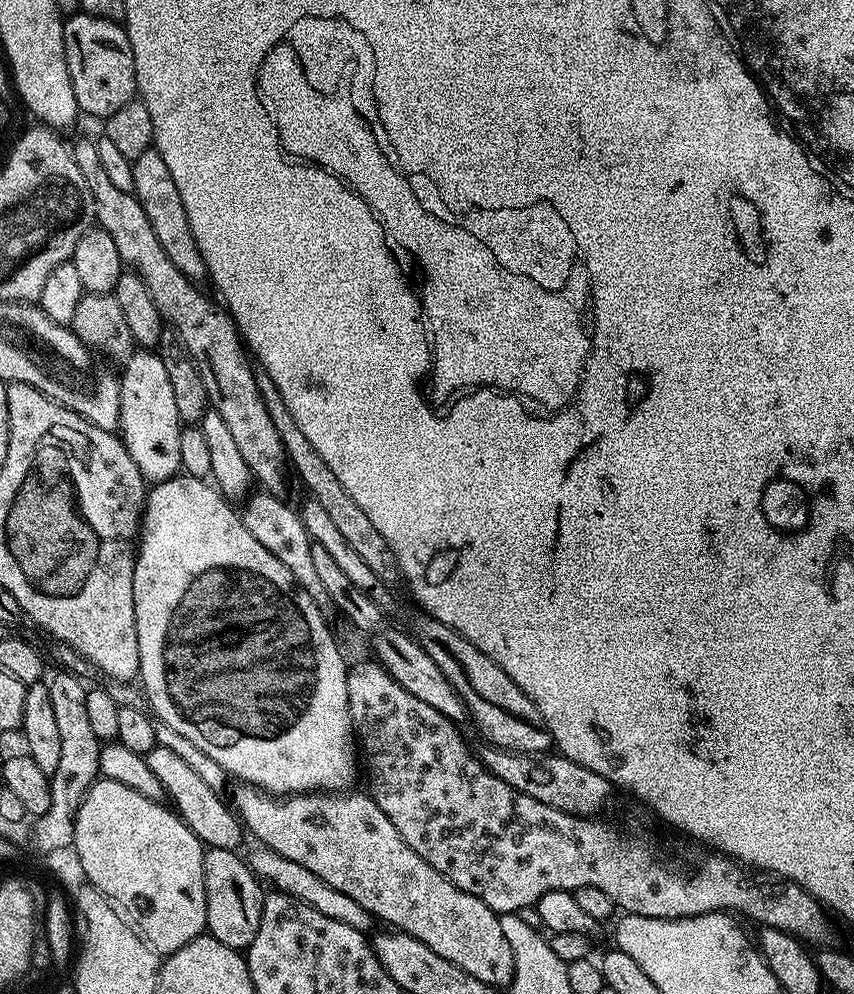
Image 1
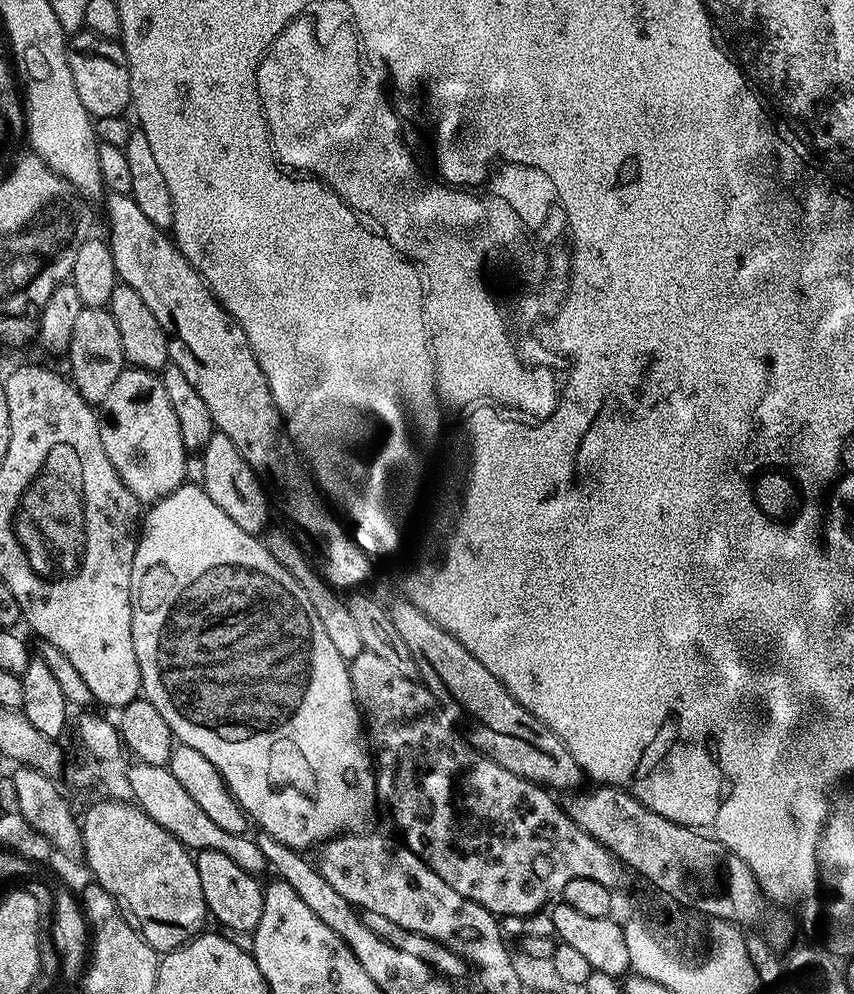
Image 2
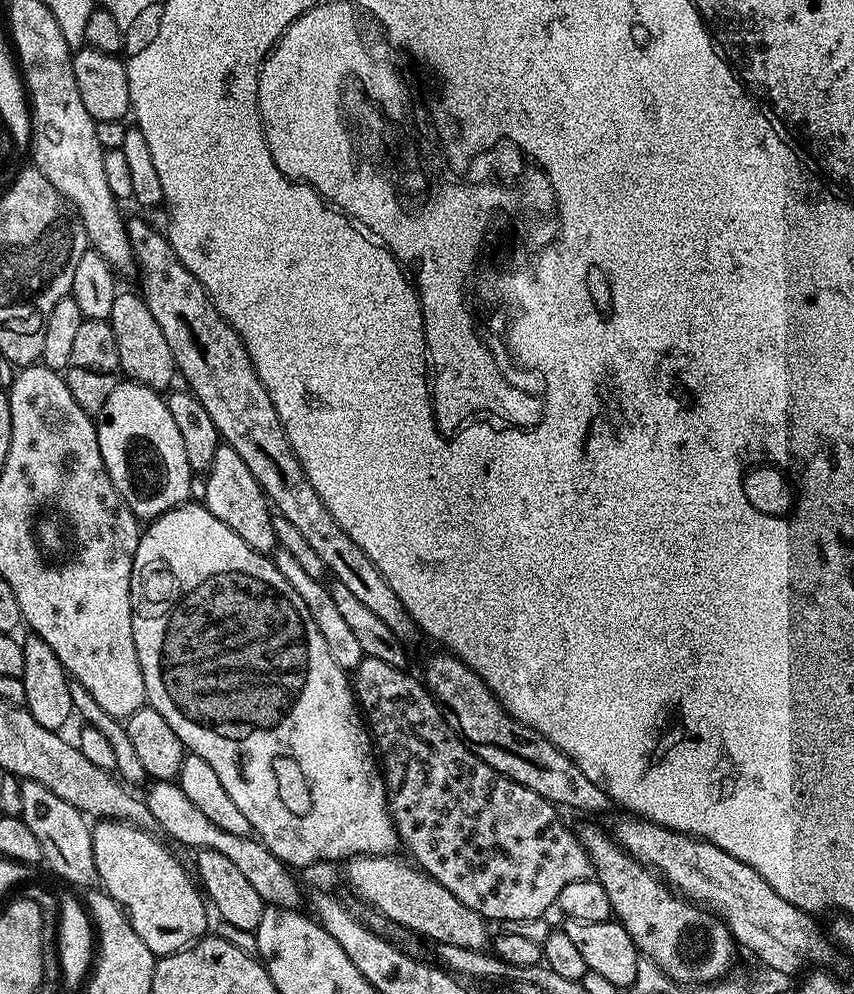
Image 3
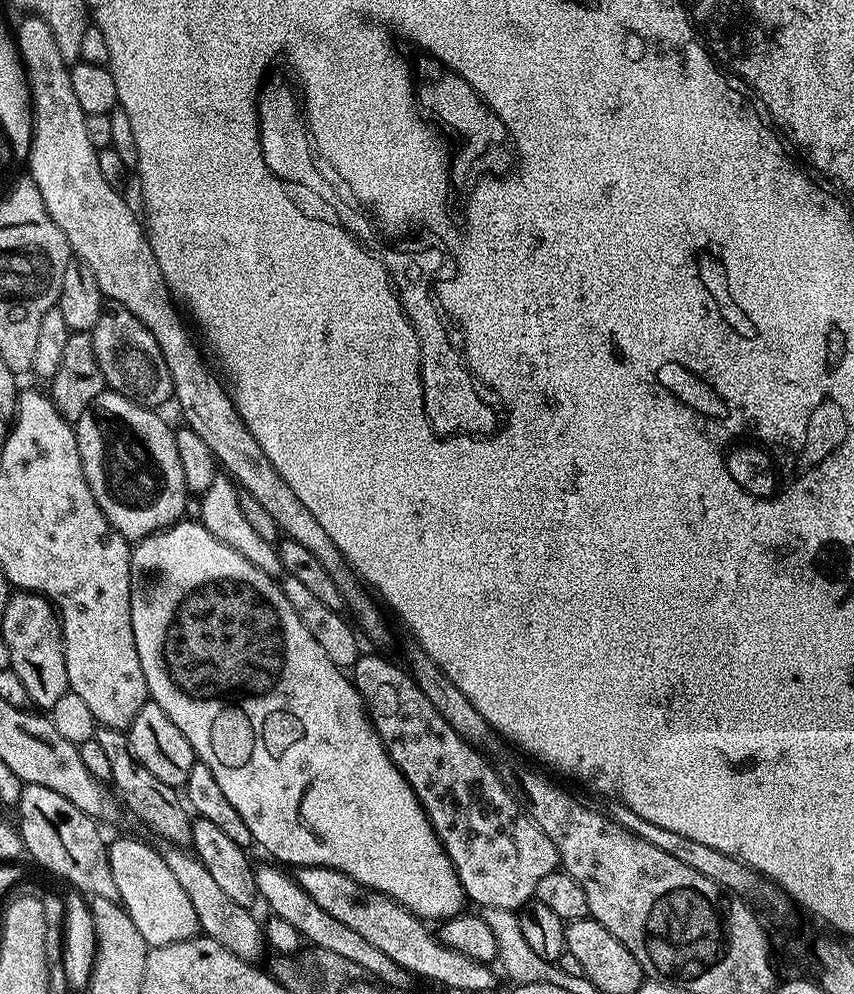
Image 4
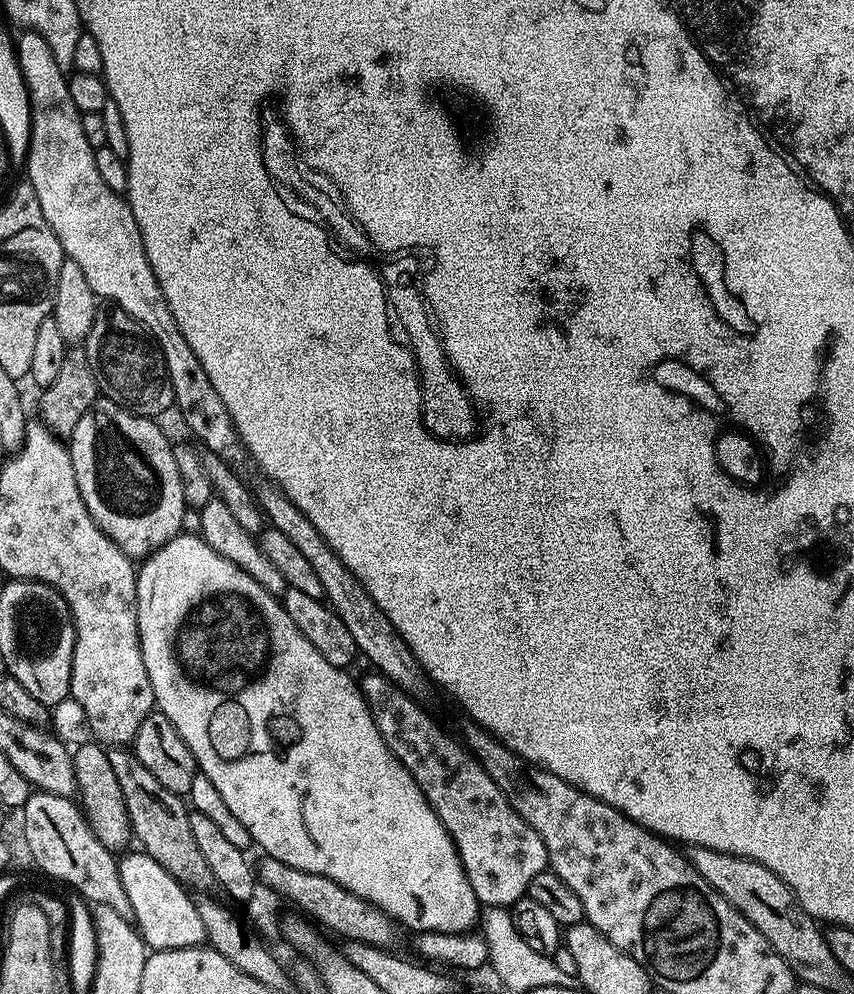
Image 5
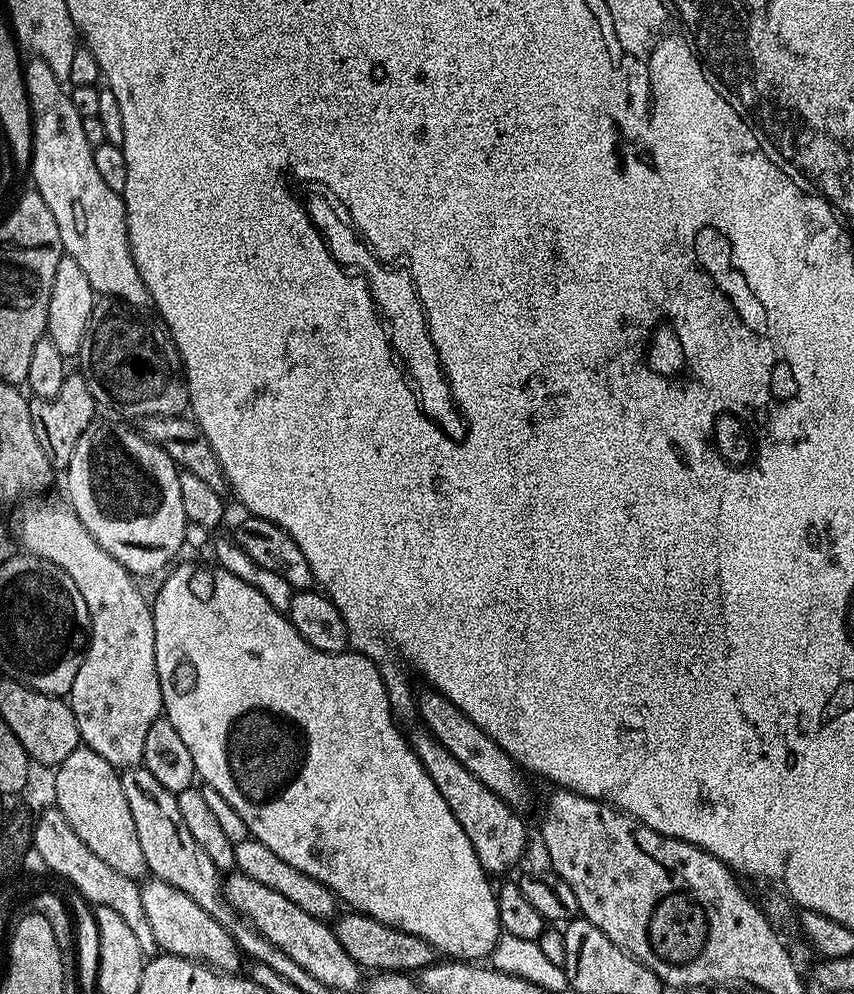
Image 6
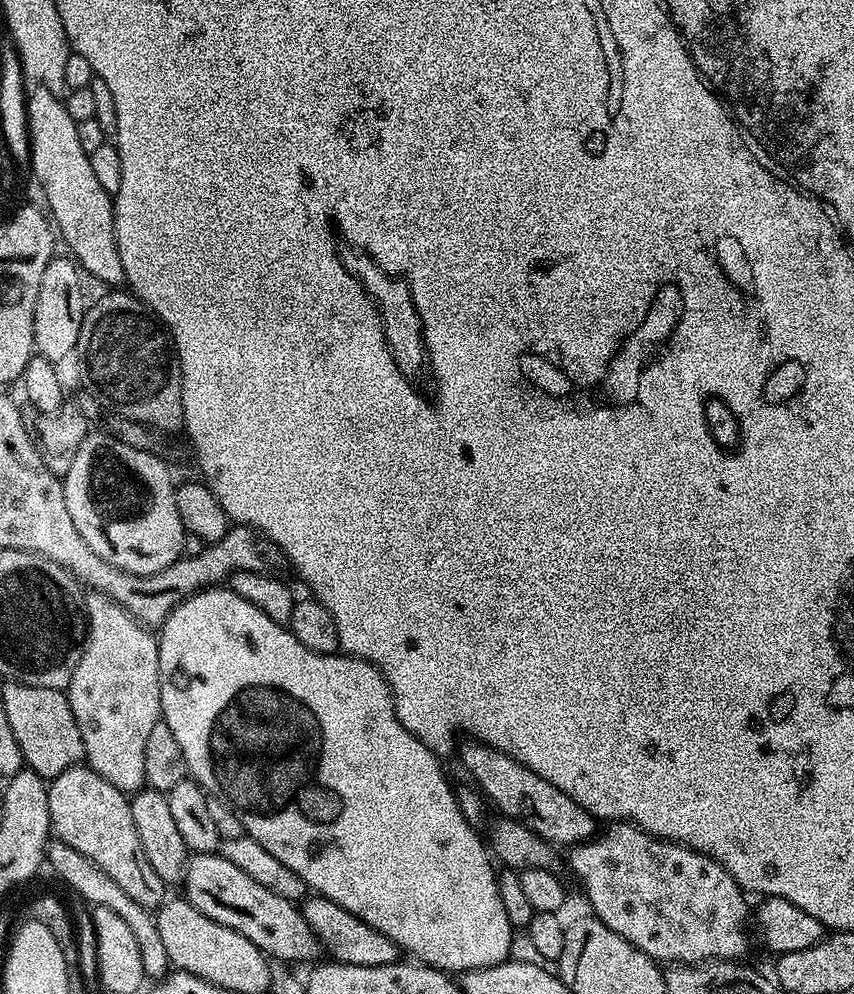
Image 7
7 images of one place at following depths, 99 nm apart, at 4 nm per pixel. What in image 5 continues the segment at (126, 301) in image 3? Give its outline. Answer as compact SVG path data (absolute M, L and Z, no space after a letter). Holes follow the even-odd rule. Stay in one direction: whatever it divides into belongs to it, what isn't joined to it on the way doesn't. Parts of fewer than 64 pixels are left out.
M113 307L111 311L101 311L97 315L94 326L90 326L90 334L82 345L94 374L97 393L107 403L117 404L119 408L125 408L136 416L160 418L174 404L172 379L164 356L156 345L156 339L131 316L117 307Z

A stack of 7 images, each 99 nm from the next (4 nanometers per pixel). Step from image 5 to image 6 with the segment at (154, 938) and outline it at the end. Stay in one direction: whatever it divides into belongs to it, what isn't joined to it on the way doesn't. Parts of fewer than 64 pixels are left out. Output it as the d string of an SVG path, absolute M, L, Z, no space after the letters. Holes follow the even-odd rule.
M148 878L143 881L140 893L146 918L154 929L157 949L170 956L181 956L229 974L235 973L242 961L242 953L233 936L219 925L205 910L199 908L182 890L164 881Z

